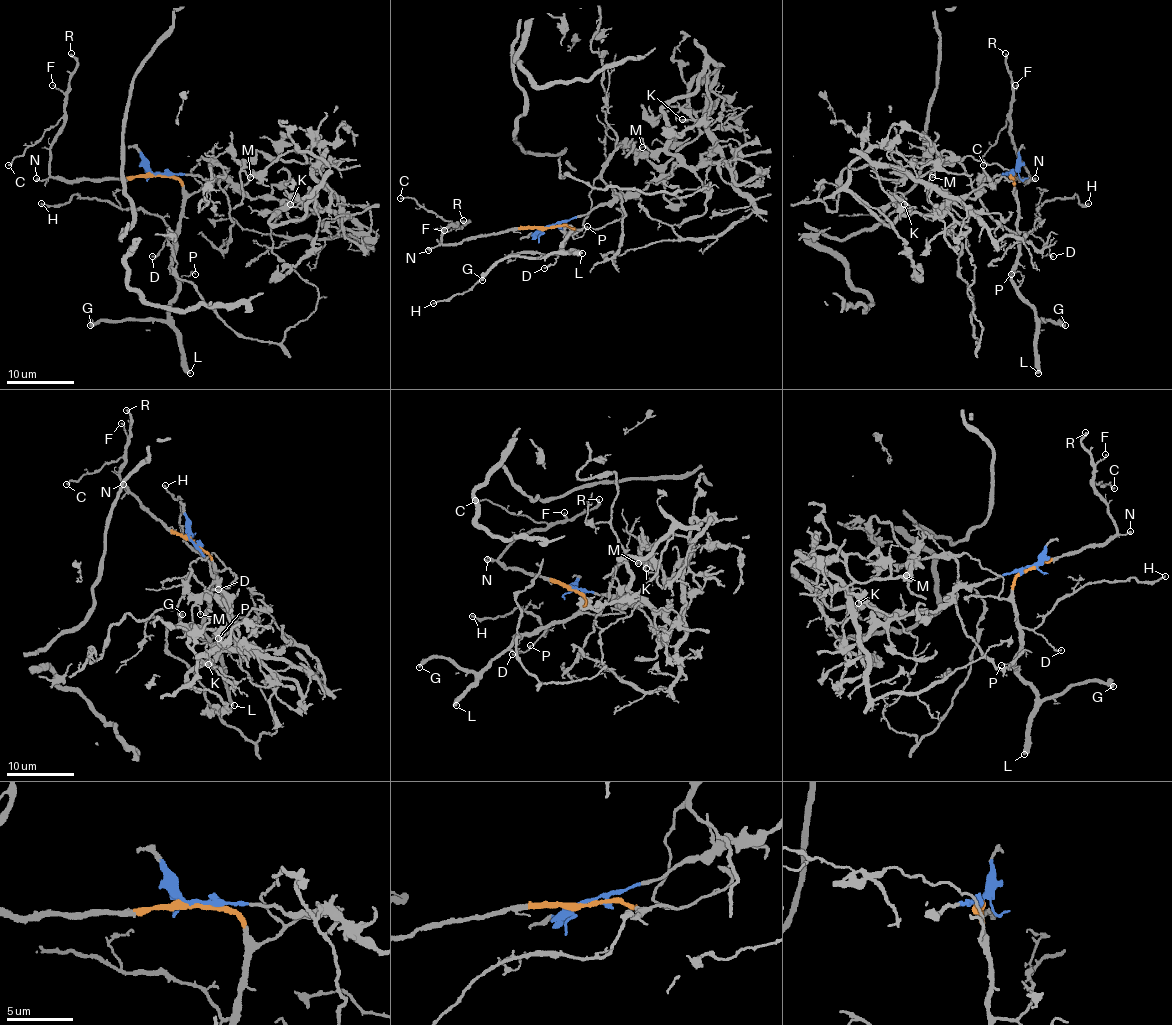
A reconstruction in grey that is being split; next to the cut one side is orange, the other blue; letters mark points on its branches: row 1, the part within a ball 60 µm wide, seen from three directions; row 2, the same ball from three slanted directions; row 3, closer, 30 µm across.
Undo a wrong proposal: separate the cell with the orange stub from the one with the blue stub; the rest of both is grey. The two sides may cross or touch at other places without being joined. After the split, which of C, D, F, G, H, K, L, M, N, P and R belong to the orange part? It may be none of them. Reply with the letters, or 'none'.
C, D, F, G, H, L, N, P, R

